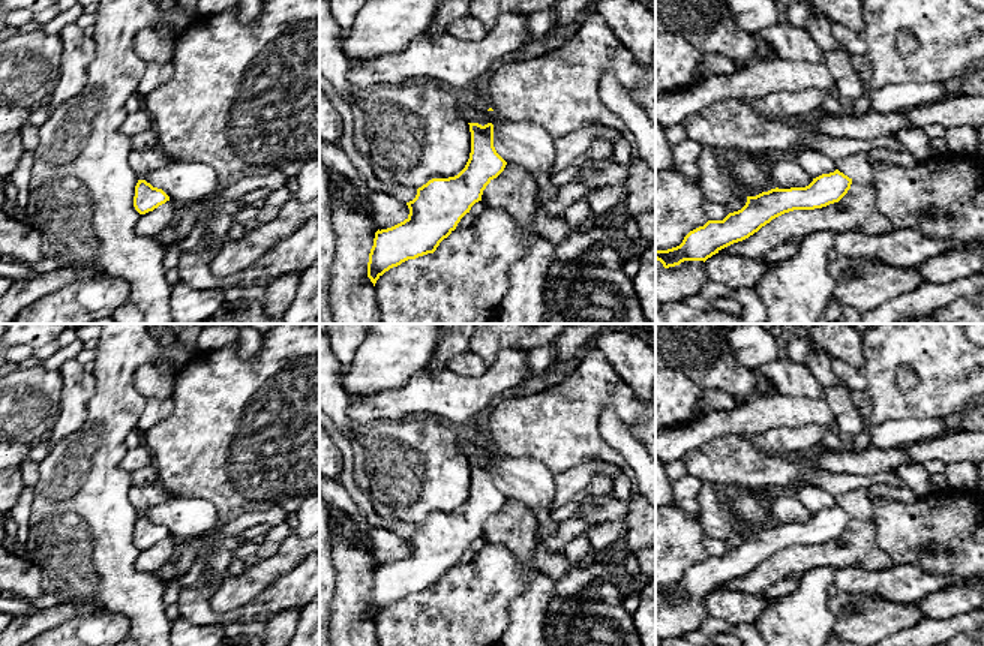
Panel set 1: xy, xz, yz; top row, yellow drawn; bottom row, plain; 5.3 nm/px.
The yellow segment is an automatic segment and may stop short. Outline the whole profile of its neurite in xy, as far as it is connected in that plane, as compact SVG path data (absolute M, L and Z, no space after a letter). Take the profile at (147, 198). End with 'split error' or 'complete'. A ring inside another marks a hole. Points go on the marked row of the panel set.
M138 180L135 186L134 207L140 214L153 211L166 201L170 201L170 196L162 189L153 187L146 180Z; complete

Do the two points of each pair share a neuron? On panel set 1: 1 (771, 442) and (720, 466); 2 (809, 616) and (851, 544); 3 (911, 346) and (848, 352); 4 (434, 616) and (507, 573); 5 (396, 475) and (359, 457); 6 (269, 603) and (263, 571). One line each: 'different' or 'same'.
1: different
2: different
3: different
4: same
5: different
6: different

